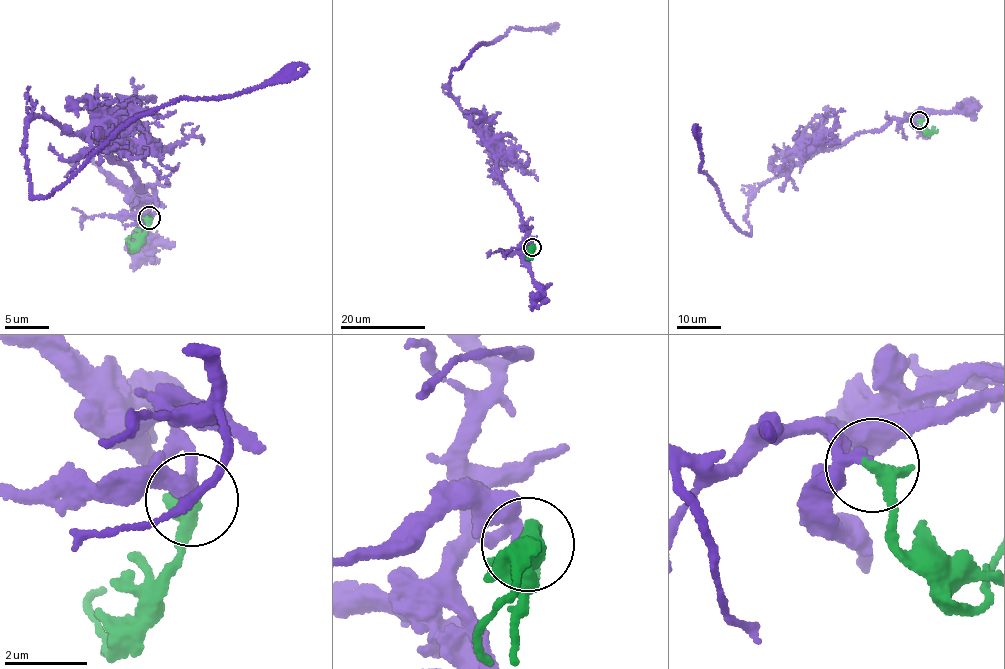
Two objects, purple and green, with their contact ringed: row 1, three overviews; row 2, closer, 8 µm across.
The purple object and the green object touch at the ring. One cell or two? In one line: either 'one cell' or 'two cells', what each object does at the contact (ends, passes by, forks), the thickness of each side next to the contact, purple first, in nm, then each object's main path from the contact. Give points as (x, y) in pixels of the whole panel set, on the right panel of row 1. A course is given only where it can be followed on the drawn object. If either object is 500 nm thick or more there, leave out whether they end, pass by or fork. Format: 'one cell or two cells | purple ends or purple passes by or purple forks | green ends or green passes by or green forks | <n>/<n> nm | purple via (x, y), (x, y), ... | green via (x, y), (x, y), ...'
one cell | purple passes by | green ends | 220/440 nm | purple via (919, 120), (859, 132), (775, 176), (750, 198), (750, 234), (700, 171), (695, 126) | green via (919, 120), (922, 129), (931, 132), (934, 126)

